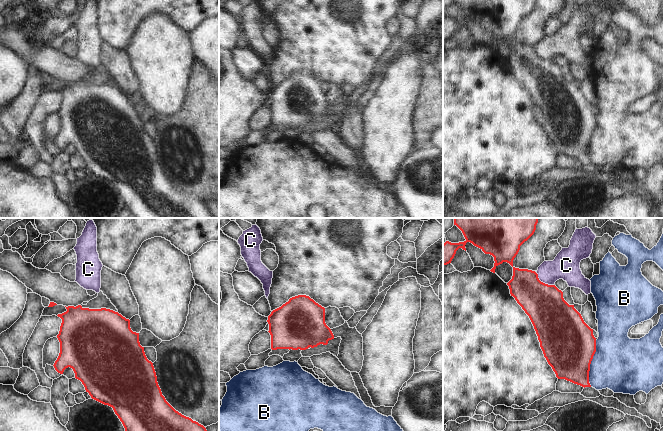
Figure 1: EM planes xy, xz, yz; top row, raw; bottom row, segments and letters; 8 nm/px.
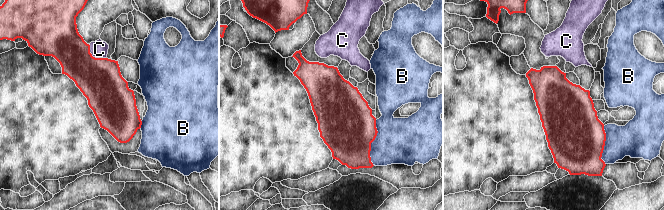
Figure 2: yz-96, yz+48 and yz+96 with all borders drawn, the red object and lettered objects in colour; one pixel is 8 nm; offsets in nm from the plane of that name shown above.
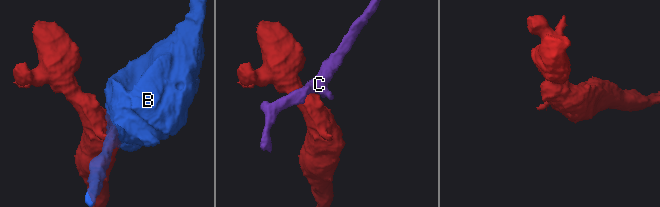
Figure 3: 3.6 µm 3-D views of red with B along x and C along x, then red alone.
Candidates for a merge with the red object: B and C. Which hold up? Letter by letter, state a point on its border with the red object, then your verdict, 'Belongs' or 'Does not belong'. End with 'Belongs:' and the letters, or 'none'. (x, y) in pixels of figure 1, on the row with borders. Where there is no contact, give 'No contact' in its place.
B: Touches red at yz (590, 363). Does not belong
C: Touches red at yz (542, 282). Does not belong
Belongs: none

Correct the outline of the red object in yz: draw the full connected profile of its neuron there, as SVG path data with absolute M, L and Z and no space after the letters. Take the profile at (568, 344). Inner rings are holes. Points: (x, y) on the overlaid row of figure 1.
M513 267L512 279L507 283L510 294L529 316L544 357L558 379L565 379L582 387L589 383L590 364L596 352L596 338L581 314L563 298L555 285L541 282L535 271Z

